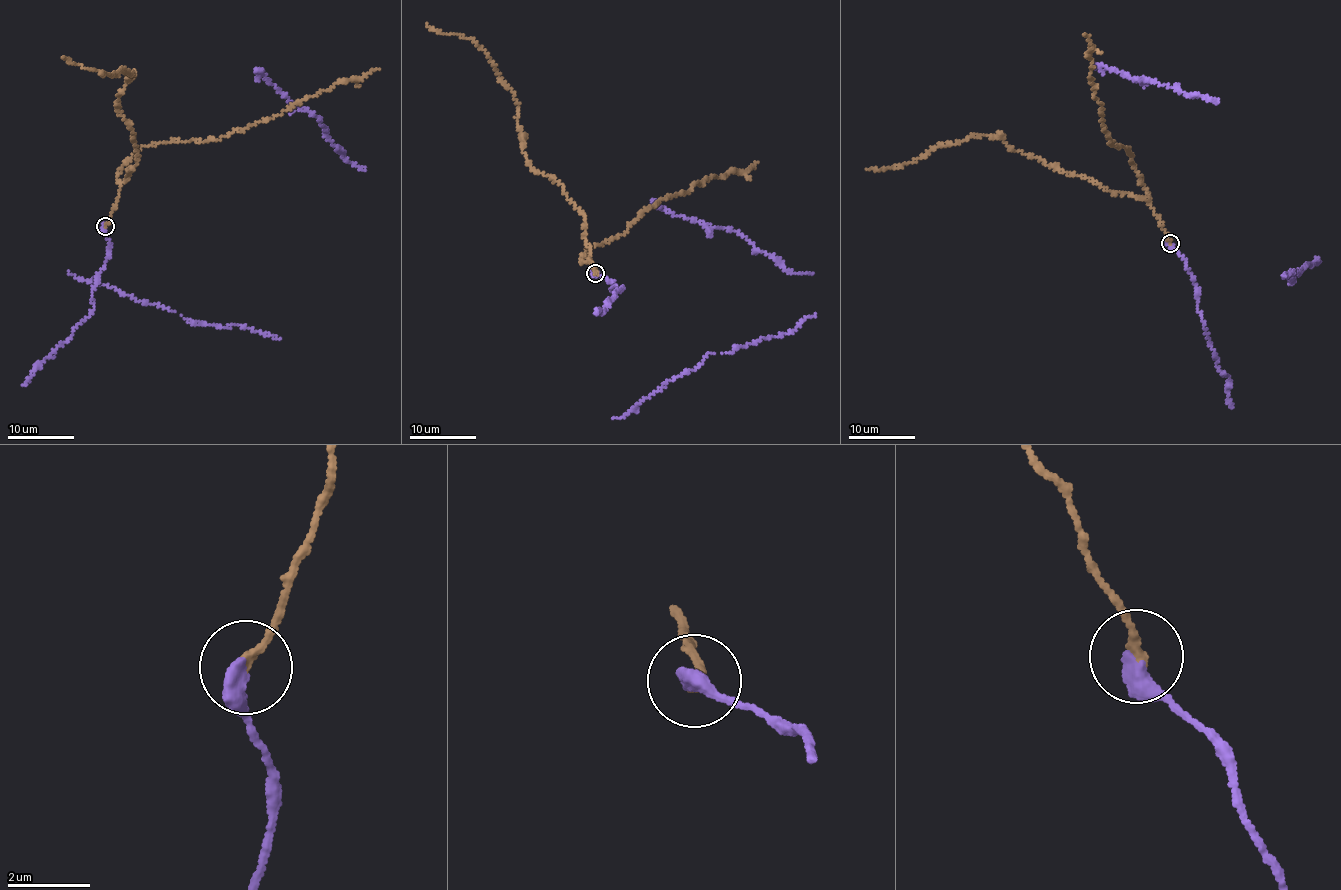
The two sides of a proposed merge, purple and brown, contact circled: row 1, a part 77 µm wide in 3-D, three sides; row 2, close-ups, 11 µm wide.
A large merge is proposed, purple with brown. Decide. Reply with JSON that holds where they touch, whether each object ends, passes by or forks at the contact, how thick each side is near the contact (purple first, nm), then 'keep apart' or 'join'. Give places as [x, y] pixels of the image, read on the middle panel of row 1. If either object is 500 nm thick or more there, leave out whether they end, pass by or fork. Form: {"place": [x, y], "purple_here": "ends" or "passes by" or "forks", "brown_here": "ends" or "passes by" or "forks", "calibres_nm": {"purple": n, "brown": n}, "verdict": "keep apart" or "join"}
{"place": [595, 273], "purple_here": "ends", "brown_here": "ends", "calibres_nm": {"purple": 460, "brown": 240}, "verdict": "join"}

